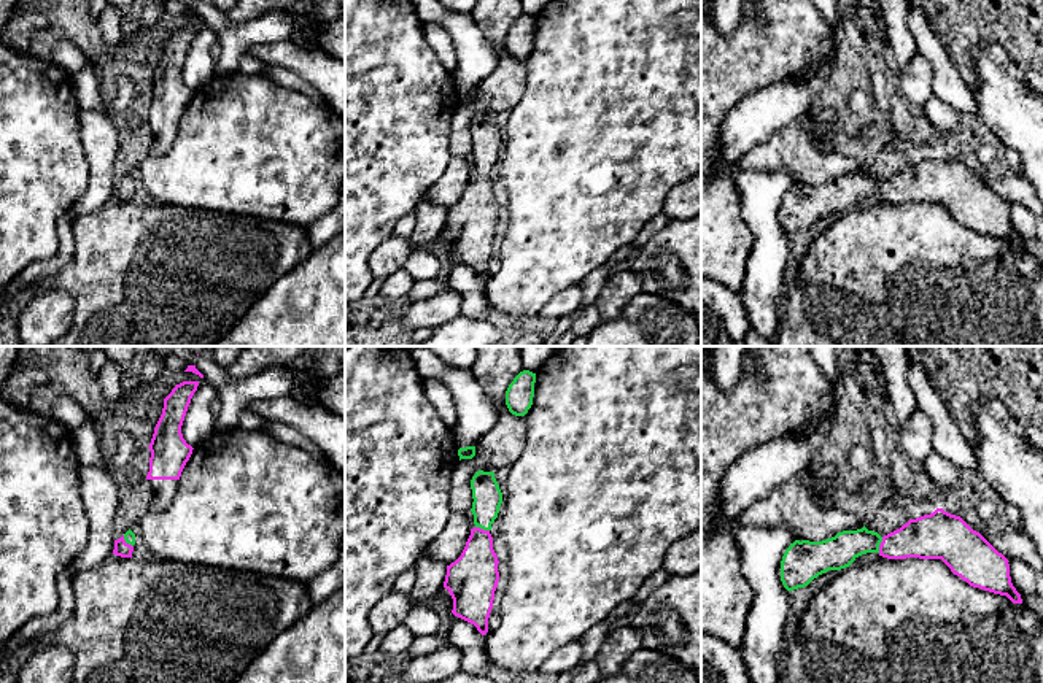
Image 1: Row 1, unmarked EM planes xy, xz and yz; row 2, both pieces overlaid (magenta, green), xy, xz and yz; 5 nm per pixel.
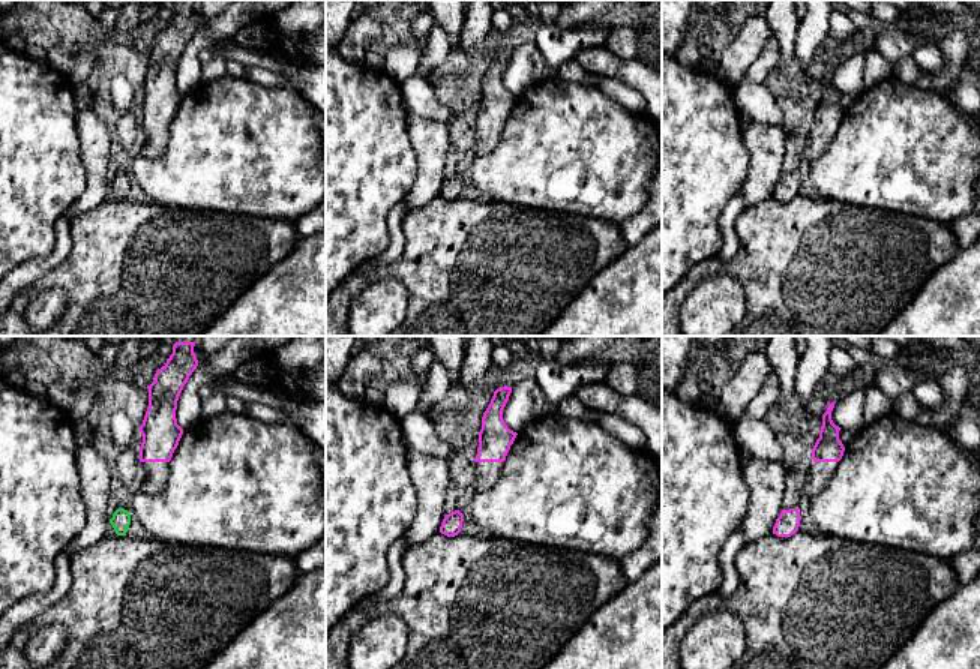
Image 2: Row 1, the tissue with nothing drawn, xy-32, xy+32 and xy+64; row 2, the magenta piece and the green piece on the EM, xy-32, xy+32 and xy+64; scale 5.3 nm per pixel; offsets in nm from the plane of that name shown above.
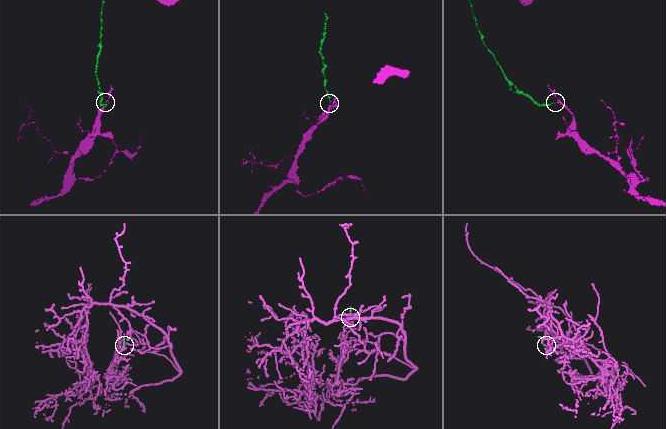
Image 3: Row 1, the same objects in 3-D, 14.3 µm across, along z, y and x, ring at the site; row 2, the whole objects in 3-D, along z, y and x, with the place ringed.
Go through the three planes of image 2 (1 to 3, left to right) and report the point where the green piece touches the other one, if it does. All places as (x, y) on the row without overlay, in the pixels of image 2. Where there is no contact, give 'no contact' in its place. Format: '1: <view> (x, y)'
1: no contact
2: no contact
3: no contact

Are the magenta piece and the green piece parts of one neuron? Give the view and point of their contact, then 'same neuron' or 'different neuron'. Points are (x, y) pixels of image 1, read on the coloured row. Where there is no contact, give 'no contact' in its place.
yz (880, 545) | same neuron

